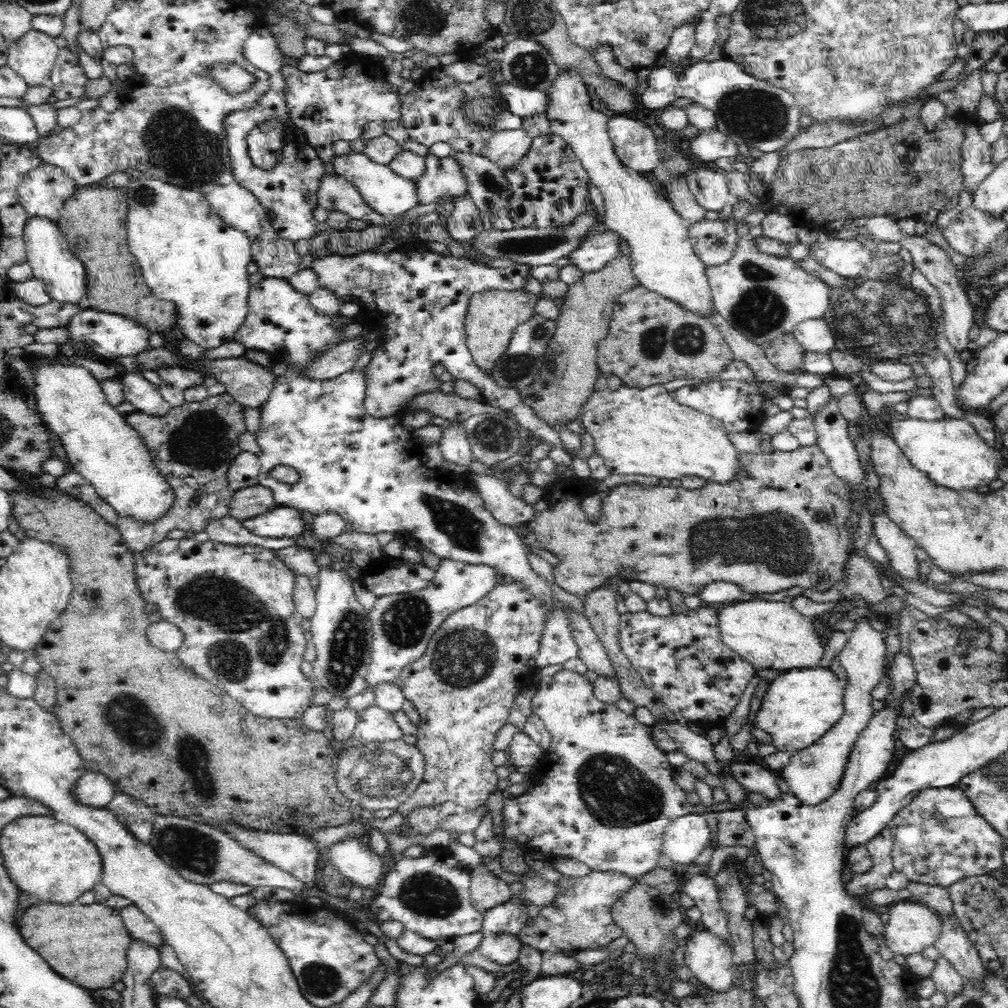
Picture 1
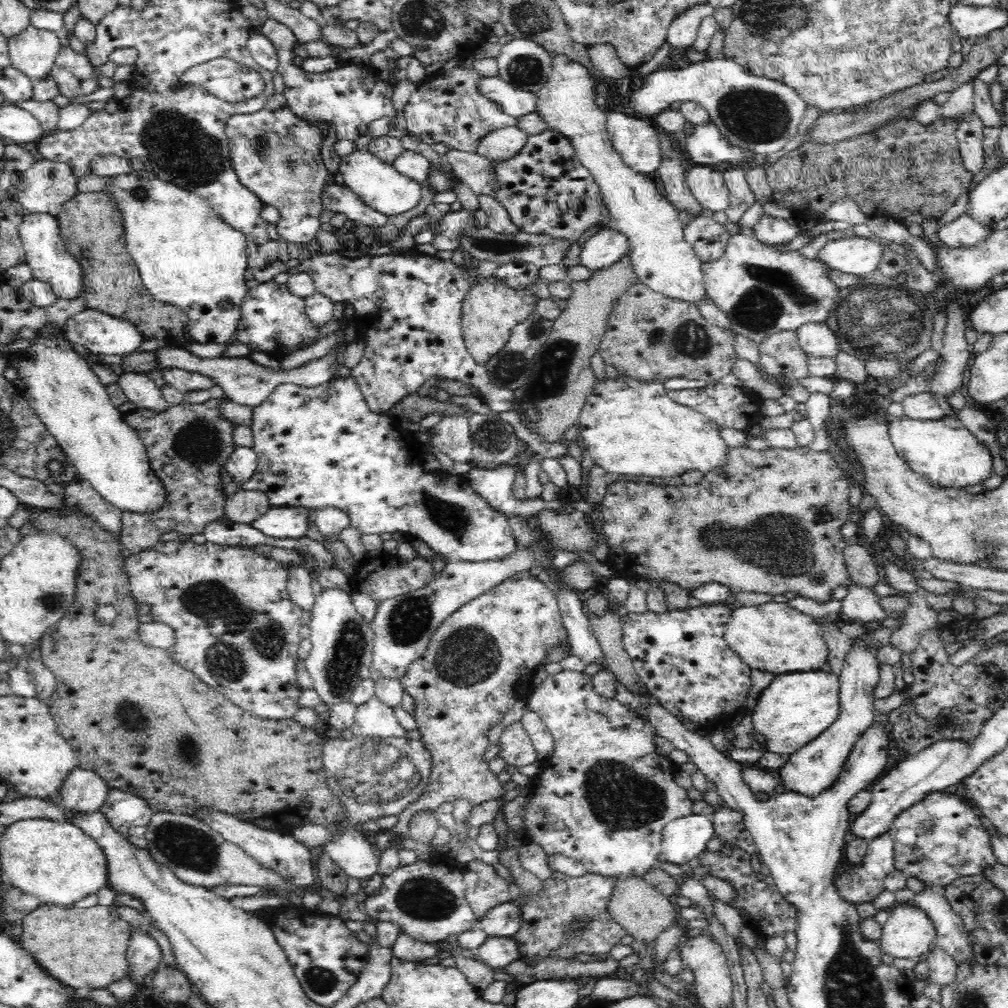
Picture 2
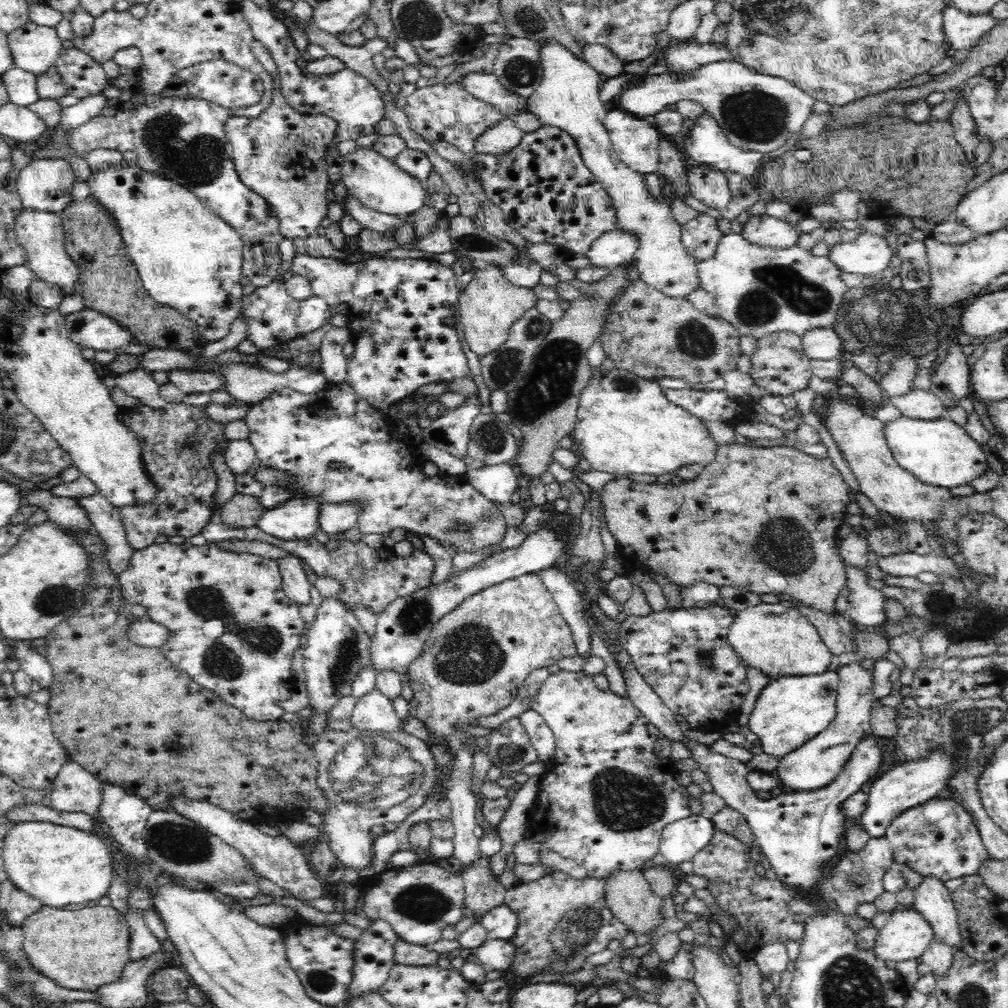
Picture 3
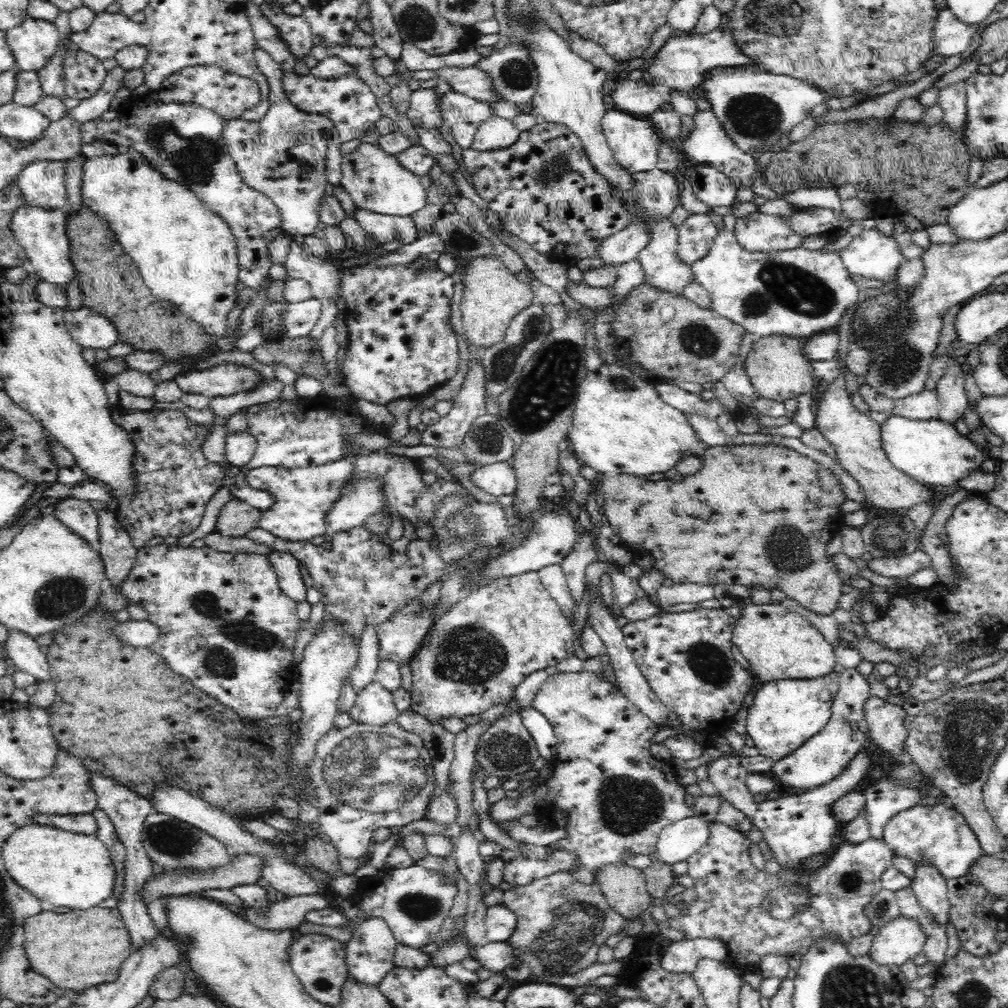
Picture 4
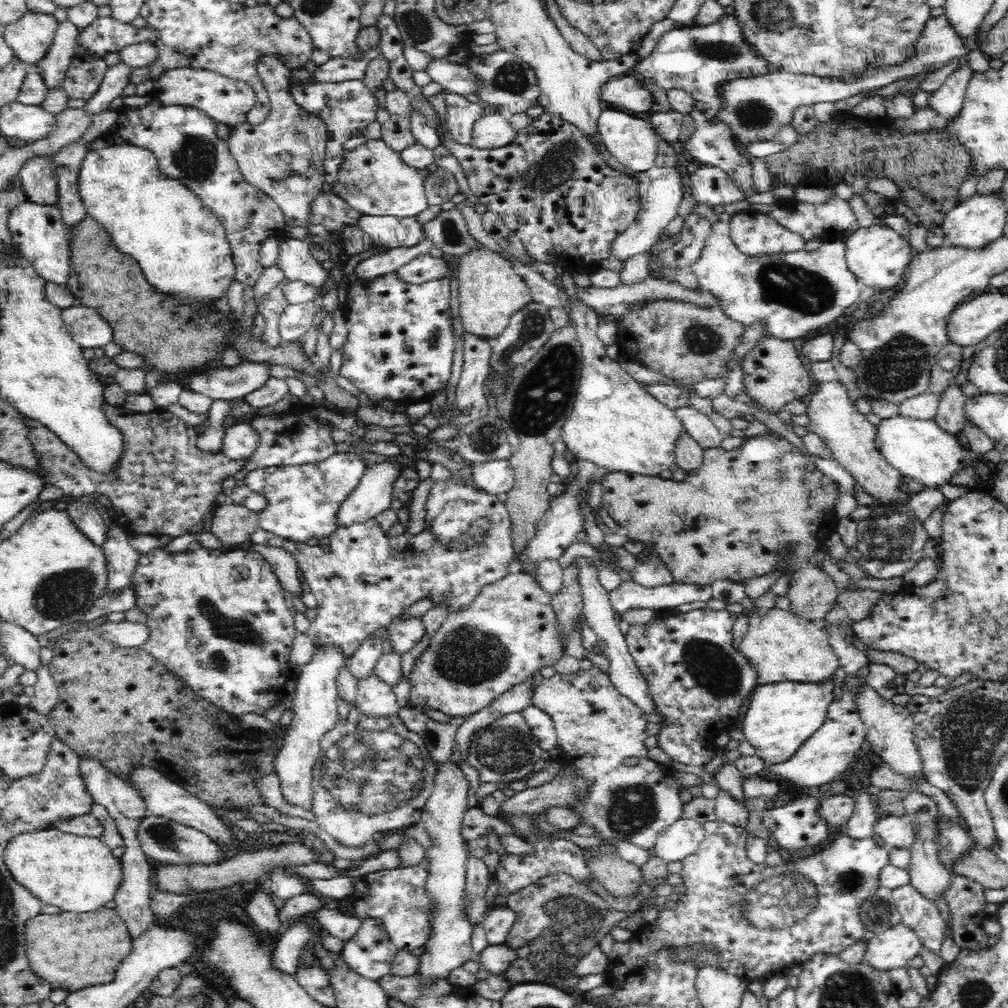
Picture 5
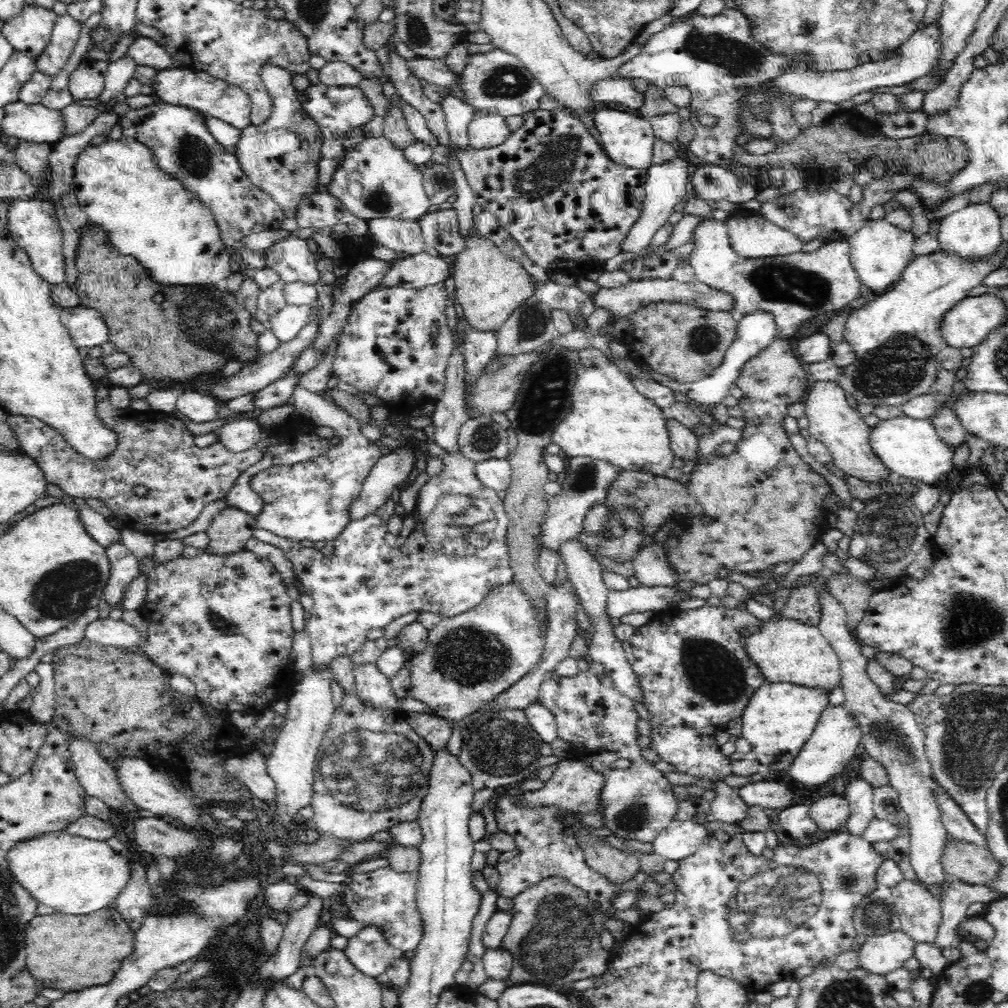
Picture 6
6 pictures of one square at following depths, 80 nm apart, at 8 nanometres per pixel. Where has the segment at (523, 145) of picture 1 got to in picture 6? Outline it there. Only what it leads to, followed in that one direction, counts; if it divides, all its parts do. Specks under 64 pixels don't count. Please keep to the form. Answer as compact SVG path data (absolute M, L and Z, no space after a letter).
M477 113L468 126L469 146L476 149L495 148L510 134L506 119L497 114Z

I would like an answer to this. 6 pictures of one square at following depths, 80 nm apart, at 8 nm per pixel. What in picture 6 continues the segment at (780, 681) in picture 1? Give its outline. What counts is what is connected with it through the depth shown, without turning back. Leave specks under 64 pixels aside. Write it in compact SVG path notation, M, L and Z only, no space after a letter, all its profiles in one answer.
M764 681L756 689L741 716L741 736L752 745L764 771L784 772L796 760L828 702L828 691L799 684Z

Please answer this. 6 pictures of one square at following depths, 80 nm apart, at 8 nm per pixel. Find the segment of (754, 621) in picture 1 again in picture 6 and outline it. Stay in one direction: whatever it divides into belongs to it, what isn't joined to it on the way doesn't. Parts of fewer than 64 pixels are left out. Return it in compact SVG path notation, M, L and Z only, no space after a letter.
M774 614L748 636L744 648L768 682L799 684L828 692L840 685L841 661L818 627Z

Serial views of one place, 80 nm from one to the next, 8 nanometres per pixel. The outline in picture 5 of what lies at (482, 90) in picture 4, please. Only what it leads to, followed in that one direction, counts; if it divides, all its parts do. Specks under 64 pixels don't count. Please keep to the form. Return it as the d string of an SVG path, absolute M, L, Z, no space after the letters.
M436 59L424 70L434 82L438 82L446 91L466 96L476 94L480 80L465 65L456 65L445 59Z

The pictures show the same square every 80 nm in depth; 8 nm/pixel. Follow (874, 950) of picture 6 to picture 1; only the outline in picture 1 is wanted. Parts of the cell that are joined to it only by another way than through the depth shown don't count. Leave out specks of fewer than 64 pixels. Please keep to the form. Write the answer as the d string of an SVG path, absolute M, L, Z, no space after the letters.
M897 900L887 911L889 920L883 933L888 948L896 956L920 954L940 936L940 915L922 903Z

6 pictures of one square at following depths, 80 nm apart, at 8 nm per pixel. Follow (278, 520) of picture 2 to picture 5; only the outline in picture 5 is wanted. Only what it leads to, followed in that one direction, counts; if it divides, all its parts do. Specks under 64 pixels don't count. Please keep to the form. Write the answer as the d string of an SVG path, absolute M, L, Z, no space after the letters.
M336 452L316 464L260 468L248 472L245 484L267 499L267 506L259 514L259 529L294 543L305 543L311 538L329 538L338 528L338 508L354 492L366 471L366 463L358 453Z

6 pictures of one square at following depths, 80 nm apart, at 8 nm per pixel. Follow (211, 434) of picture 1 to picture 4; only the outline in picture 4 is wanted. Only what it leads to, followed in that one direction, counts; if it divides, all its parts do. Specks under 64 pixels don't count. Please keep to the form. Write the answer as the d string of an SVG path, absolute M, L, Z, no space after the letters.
M115 407L112 410L112 419L120 427L124 428L134 447L134 460L132 460L133 472L135 472L135 488L137 496L132 499L119 499L116 514L120 523L127 530L133 546L138 550L155 537L177 537L179 540L192 534L198 529L204 517L208 502L214 498L214 494L222 488L222 481L227 474L233 473L231 467L222 470L216 464L210 463L202 451L202 444L210 432L208 425L192 423L182 411L178 409L152 408L149 411L142 409L124 409Z

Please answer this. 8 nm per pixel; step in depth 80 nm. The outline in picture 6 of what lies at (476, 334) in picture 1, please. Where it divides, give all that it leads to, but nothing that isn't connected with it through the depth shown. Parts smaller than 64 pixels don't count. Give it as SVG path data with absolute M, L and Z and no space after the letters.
M471 233L466 237L466 248L456 254L454 262L455 296L457 303L462 307L465 321L476 330L485 330L488 332L498 331L508 317L524 300L533 296L535 281L532 276L524 269L524 266L512 257L506 256L491 240L483 235Z

